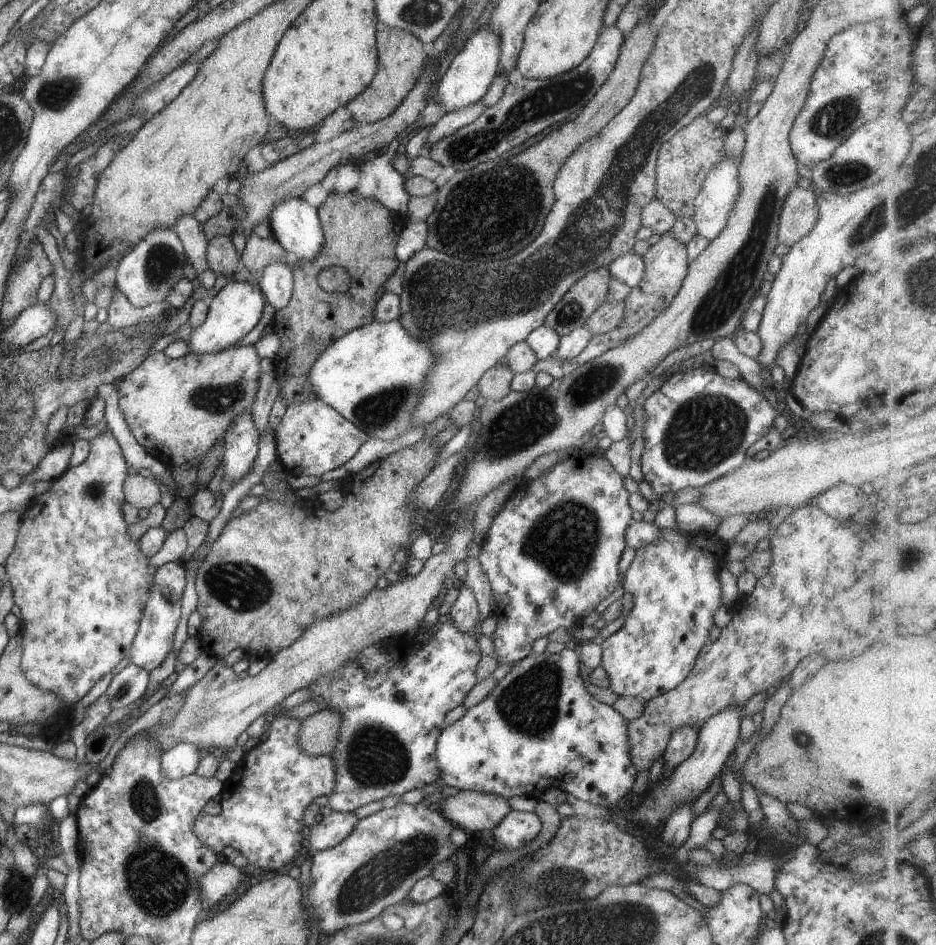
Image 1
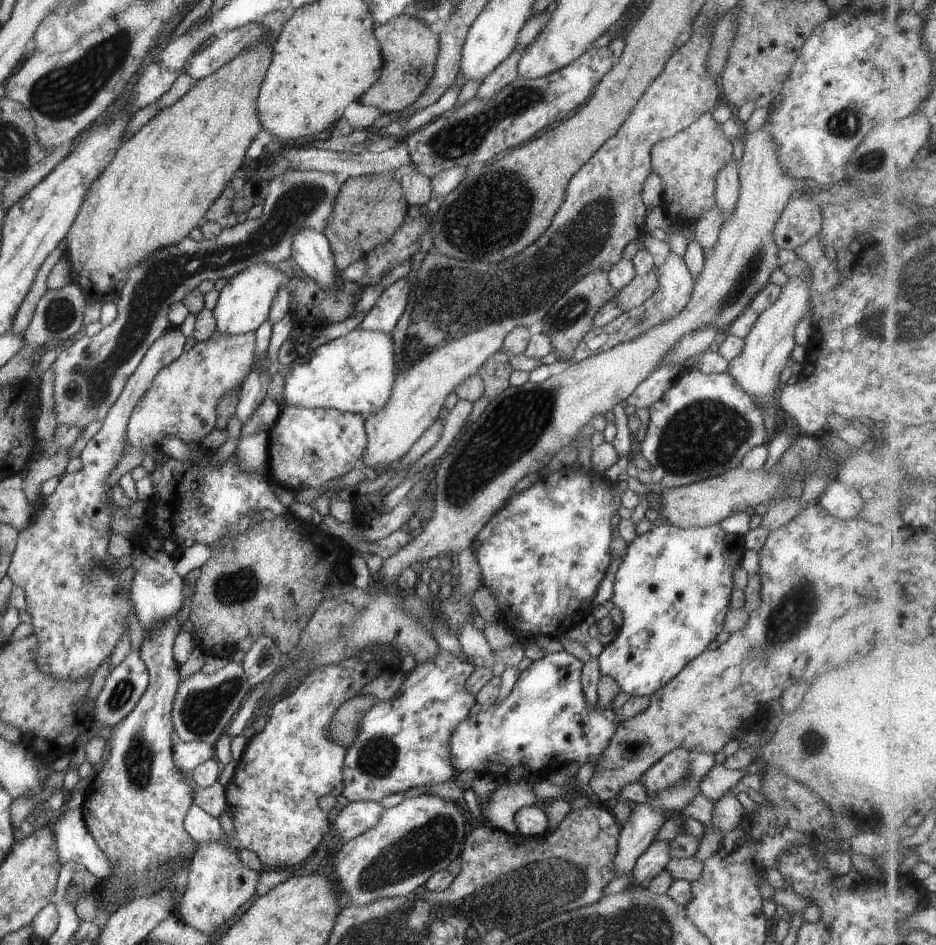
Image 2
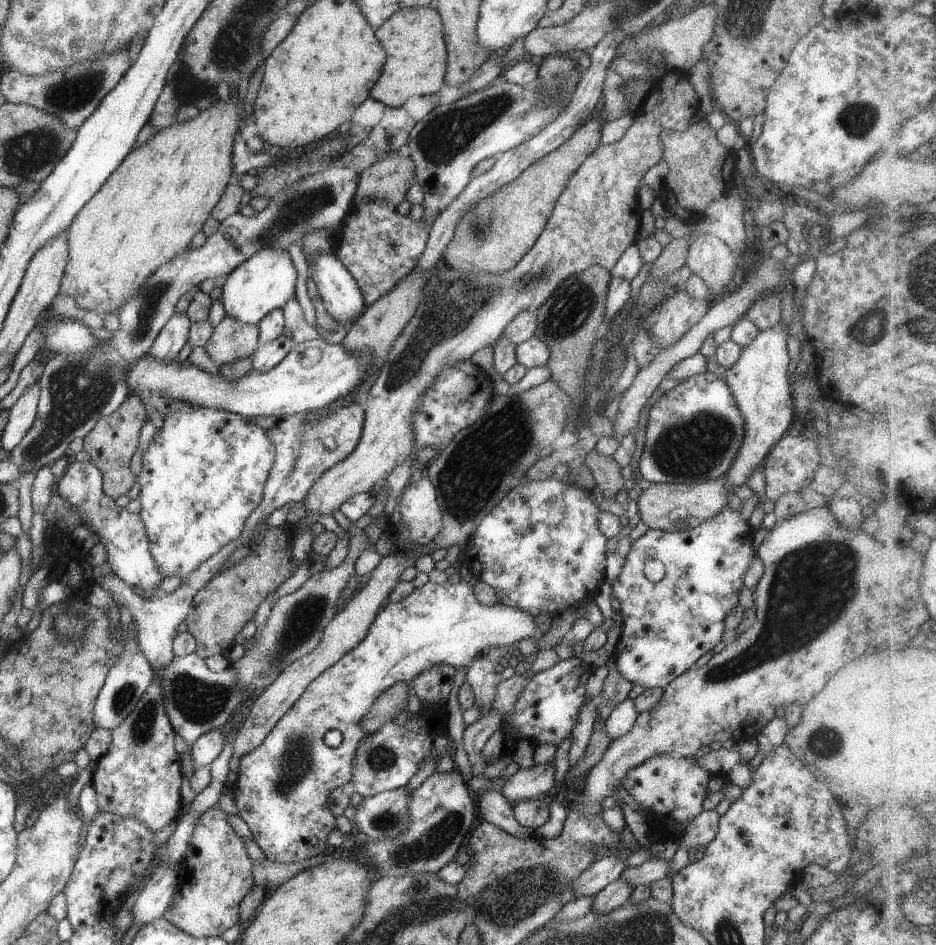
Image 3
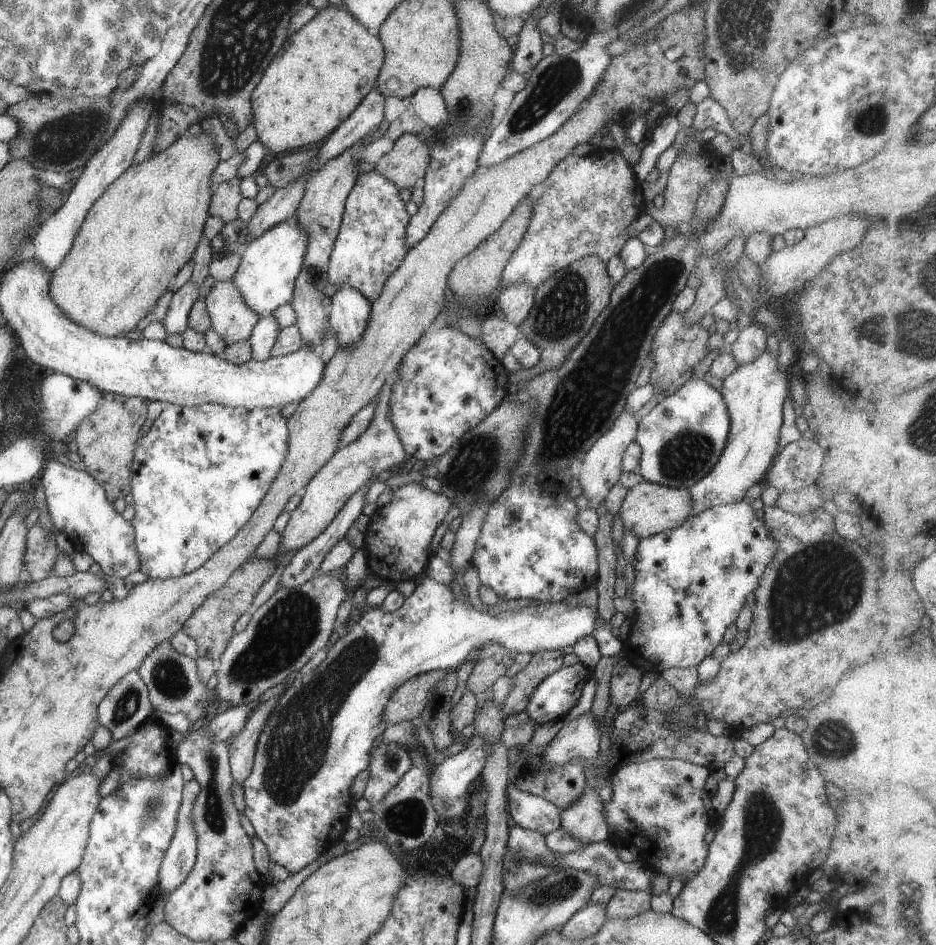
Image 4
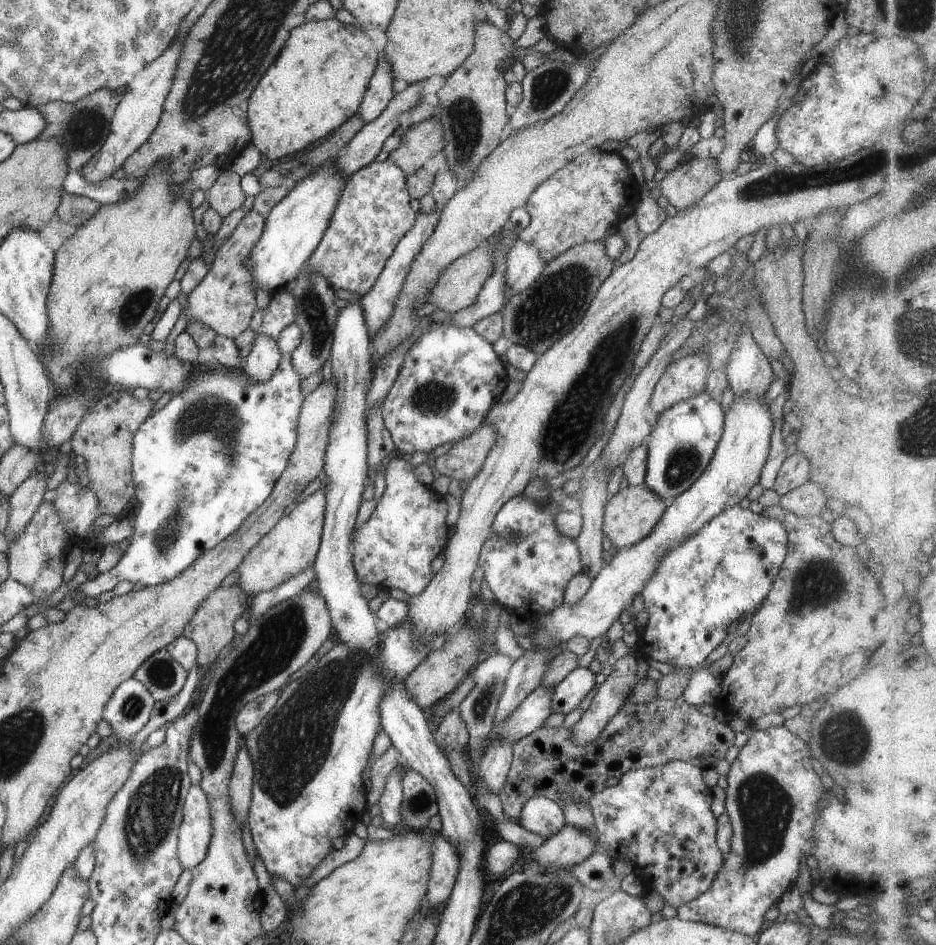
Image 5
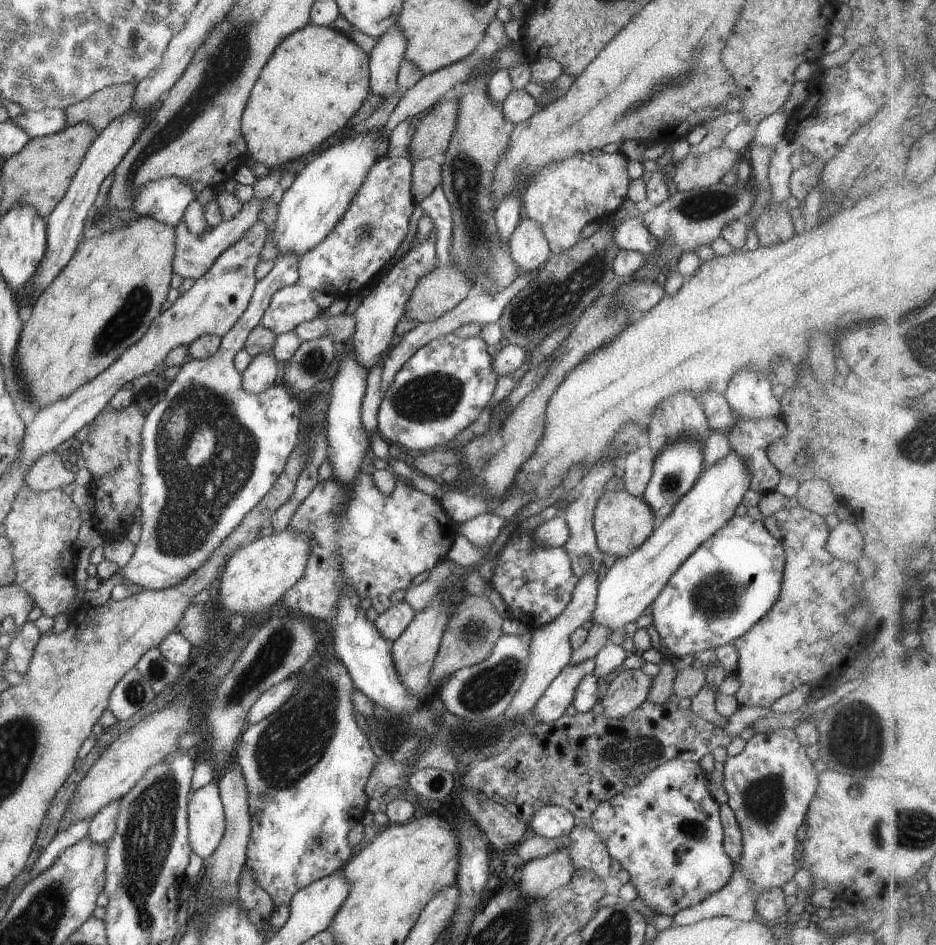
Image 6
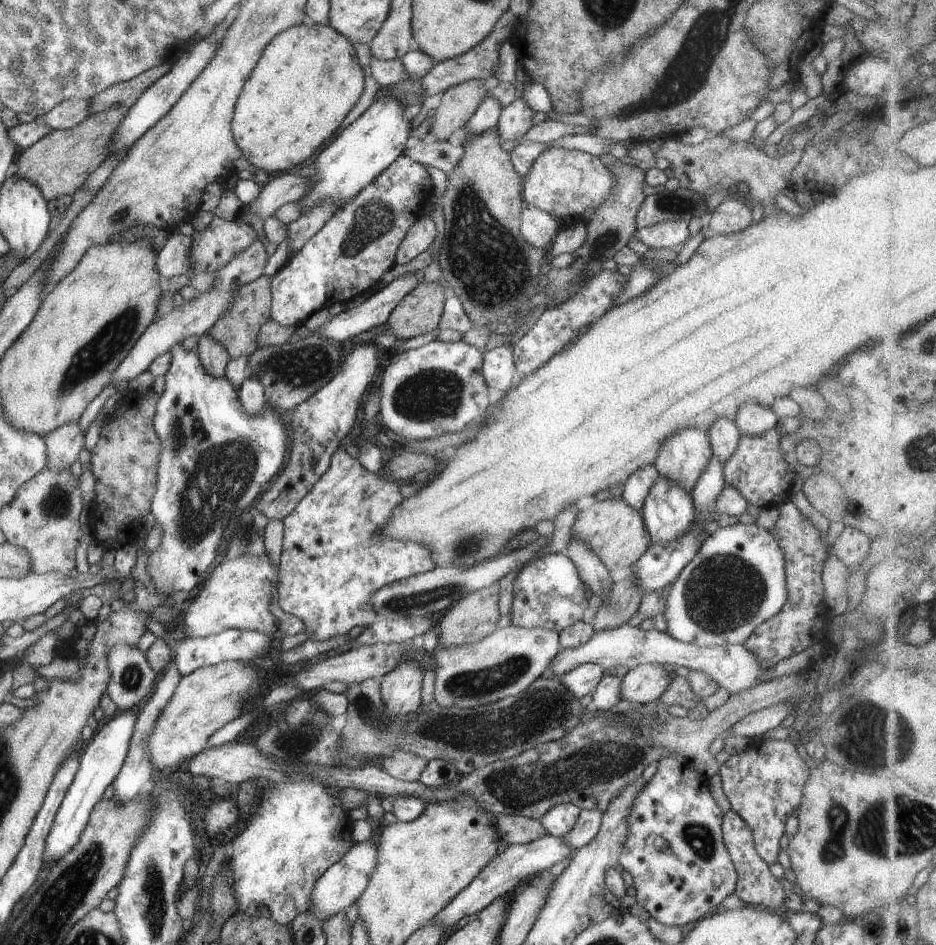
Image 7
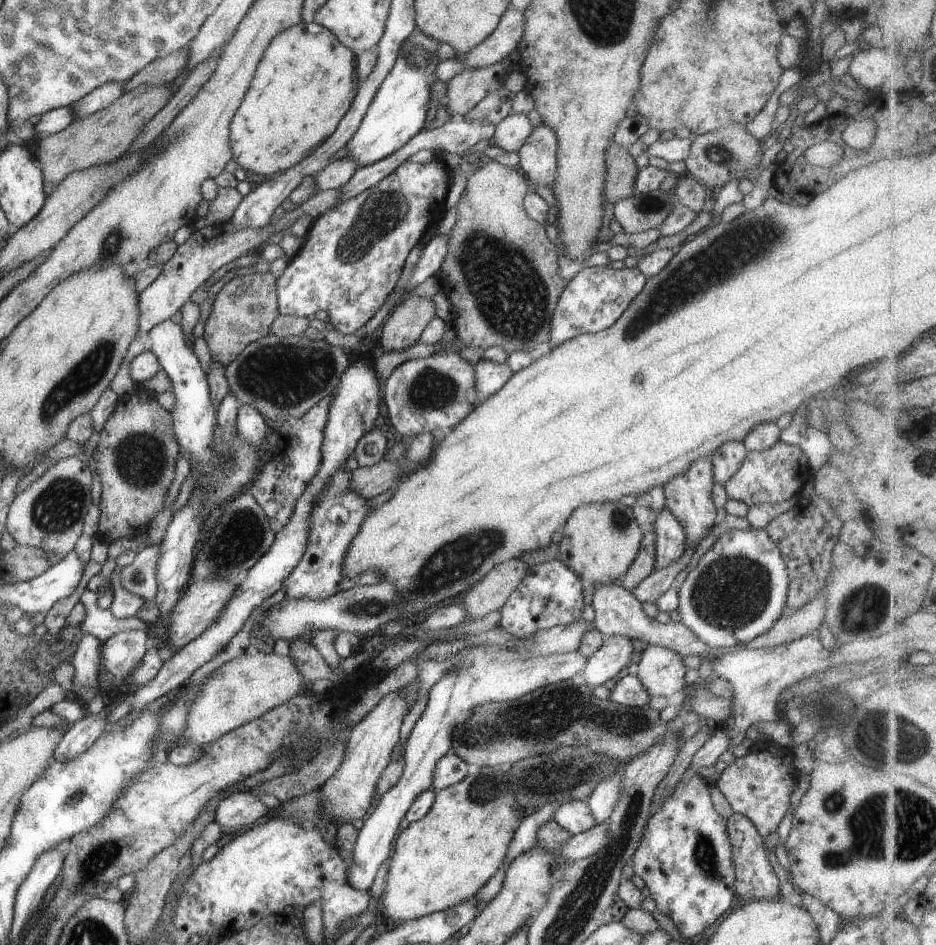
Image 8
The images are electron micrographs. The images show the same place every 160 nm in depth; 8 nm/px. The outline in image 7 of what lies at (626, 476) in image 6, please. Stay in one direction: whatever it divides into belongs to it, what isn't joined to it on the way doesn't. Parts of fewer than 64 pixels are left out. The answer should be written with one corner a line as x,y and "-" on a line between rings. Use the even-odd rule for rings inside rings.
645,465
630,474
622,486
619,498
623,499
631,508
640,512
645,497
658,479
657,471
653,465

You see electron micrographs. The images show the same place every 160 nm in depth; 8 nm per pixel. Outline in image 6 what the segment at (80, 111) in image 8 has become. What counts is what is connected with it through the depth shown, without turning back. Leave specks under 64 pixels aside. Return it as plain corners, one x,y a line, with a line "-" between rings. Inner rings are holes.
43,109
42,111
22,110
22,114
10,121
20,126
31,137
44,137
59,132
66,127
66,116
61,109

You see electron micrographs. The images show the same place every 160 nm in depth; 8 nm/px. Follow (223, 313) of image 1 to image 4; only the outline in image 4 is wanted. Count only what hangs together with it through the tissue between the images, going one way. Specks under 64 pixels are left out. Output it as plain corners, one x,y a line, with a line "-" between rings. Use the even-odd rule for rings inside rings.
295,213
281,219
261,236
245,244
241,251
240,263
231,280
243,302
256,315
270,314
275,307
290,301
294,280
299,274
305,247
306,234
296,219

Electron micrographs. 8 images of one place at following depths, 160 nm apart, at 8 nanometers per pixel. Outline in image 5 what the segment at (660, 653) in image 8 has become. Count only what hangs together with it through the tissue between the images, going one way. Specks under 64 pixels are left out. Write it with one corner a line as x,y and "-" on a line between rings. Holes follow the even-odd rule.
623,656
613,664
610,674
605,676
587,710
569,729
572,732
570,739
577,746
595,738
607,721
627,704
634,684
640,679
637,677
636,661
633,656

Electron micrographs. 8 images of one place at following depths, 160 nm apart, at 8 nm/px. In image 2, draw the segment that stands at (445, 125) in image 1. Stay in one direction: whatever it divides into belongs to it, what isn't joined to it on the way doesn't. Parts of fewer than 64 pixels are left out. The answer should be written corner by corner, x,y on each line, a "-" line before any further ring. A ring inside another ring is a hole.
527,46
511,51
509,56
503,59
492,72
488,74
487,78
482,80
475,97
490,99
499,89
502,89
506,84
509,84
517,77
518,72
516,68
526,48

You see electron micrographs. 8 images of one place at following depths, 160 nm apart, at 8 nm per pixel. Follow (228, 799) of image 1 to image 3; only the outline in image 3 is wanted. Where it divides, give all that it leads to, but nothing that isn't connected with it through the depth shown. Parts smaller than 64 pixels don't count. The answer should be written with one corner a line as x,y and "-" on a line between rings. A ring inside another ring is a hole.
459,580
457,584
445,582
439,585
428,581
421,588
414,588
399,602
386,602
377,612
363,640
311,680
289,710
275,722
263,742
240,759
232,799
238,811
237,816
249,827
253,841
266,860
277,864
303,862
325,850
326,836
335,829
335,818
327,810
325,800
331,790
342,788
350,782
351,760
357,742
366,736
359,726
359,720
367,714
380,692
399,682
411,684
417,674
433,664
447,664
455,669
463,666
467,670
473,656
491,646
512,648
518,640
529,638
534,632
535,622
527,612
507,608
500,603
481,606
474,598
472,585
465,580
-
332,729
342,735
341,744
335,748
323,744
323,735

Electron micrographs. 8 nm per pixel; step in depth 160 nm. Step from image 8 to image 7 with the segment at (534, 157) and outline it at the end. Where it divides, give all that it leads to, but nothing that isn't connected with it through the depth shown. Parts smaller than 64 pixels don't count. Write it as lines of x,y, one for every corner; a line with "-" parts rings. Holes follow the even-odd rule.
547,147
530,162
529,170
521,178
522,198
528,205
538,206
555,220
568,225
581,221
585,208
601,204
612,185
612,176
599,157
577,149

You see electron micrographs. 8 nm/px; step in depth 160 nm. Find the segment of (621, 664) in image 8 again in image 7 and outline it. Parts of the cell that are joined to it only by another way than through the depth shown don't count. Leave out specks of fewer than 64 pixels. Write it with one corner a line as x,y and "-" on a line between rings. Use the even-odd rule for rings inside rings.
583,663
573,668
569,672
563,673
560,677
555,677
561,684
575,697
583,697
589,694
595,685
604,675
601,665
595,663

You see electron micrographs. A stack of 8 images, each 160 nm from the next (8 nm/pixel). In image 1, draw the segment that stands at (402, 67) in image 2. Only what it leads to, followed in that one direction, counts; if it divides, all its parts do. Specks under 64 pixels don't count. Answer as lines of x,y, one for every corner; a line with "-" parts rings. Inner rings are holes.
379,26
375,36
375,74
371,82
345,106
352,116
354,126
375,122
397,108
403,97
412,89
427,59
426,46
416,36
403,29

